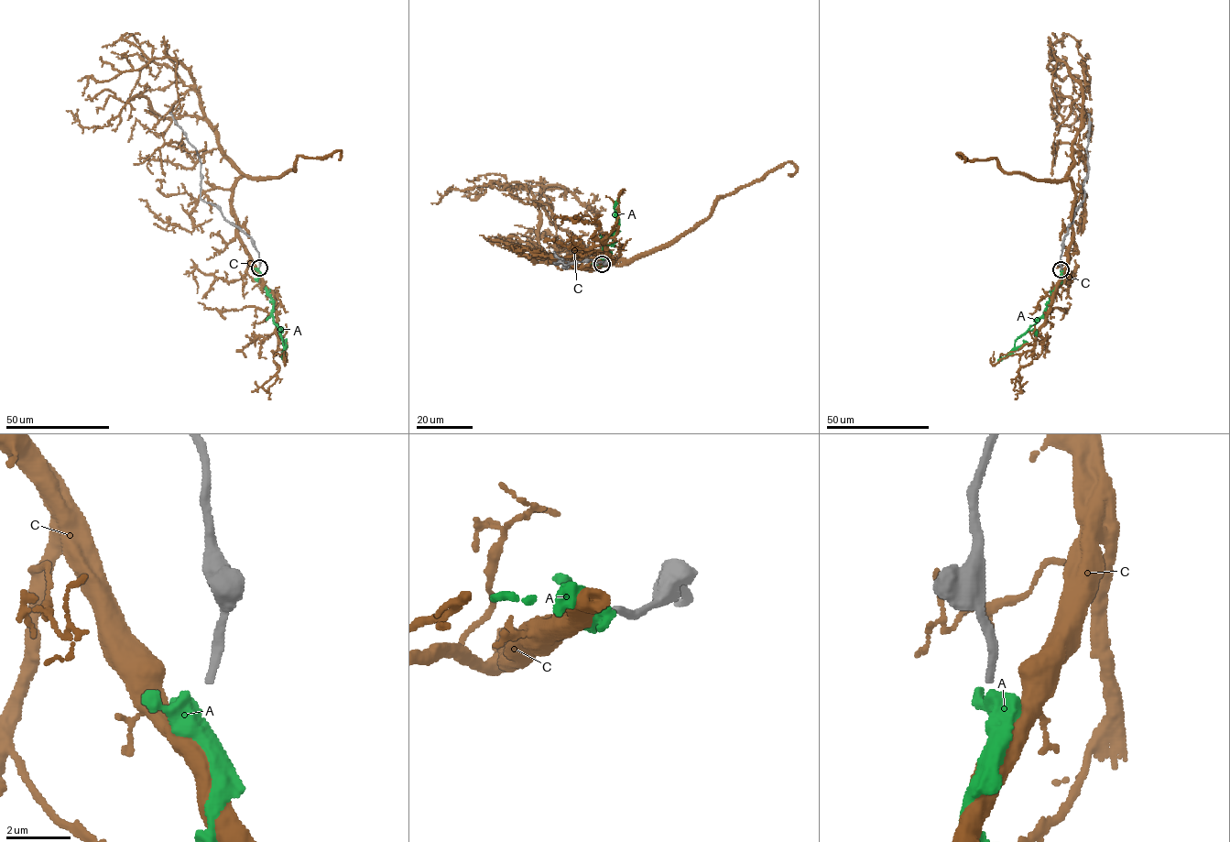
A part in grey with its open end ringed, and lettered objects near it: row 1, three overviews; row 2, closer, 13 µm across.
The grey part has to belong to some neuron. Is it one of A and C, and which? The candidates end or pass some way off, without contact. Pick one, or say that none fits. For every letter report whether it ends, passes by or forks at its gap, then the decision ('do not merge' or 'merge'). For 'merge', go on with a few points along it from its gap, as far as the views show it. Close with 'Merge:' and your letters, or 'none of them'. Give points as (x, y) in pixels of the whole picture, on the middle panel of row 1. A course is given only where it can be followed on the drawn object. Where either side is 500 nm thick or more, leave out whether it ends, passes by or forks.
A: it passes by | do not merge
C: it passes by | do not merge
Merge: none of them

